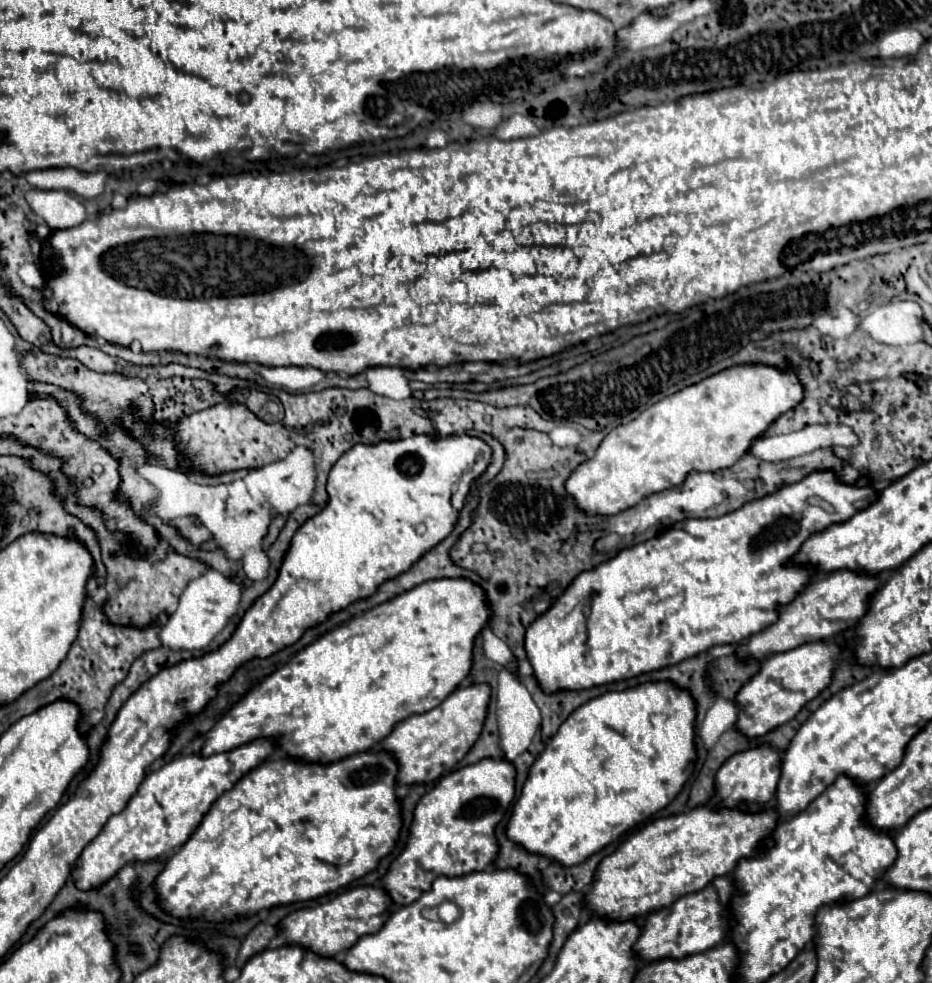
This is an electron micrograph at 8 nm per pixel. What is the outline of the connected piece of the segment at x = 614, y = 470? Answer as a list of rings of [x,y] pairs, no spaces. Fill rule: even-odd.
[[[738,365],[738,367],[732,367],[732,369],[724,369],[724,371],[720,371],[720,373],[712,375],[712,377],[708,377],[708,379],[696,383],[696,385],[690,385],[690,387],[686,387],[686,389],[682,389],[682,391],[670,395],[670,397],[664,397],[662,401],[658,401],[658,403],[654,403],[650,409],[646,409],[638,419],[614,427],[614,429],[602,439],[602,443],[598,445],[594,457],[592,457],[592,459],[586,459],[584,463],[580,463],[580,465],[570,473],[570,477],[568,477],[566,483],[564,483],[564,489],[566,489],[568,495],[574,497],[576,507],[578,507],[582,513],[586,513],[586,515],[616,515],[616,513],[620,513],[620,511],[624,511],[624,509],[628,509],[628,507],[634,507],[640,499],[644,499],[644,497],[648,497],[648,495],[652,495],[652,493],[658,493],[658,491],[670,489],[670,487],[674,487],[674,485],[680,485],[680,483],[686,479],[686,475],[688,475],[690,471],[718,471],[718,469],[724,469],[724,467],[732,467],[732,465],[748,451],[748,447],[752,445],[752,441],[758,439],[758,437],[766,431],[766,427],[768,427],[772,421],[776,421],[782,413],[794,409],[794,407],[802,401],[802,397],[804,397],[804,389],[802,389],[798,377],[794,377],[794,373],[782,373],[780,369],[770,369],[770,367],[764,367],[764,365]]]

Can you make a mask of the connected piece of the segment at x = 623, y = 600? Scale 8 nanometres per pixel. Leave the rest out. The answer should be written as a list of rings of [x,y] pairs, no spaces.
[[[824,471],[824,473],[812,473],[808,477],[804,477],[802,481],[794,483],[794,485],[786,485],[782,487],[778,493],[766,495],[762,499],[750,501],[744,507],[740,507],[738,511],[732,511],[728,515],[722,515],[718,519],[686,519],[676,523],[674,527],[670,527],[668,531],[664,531],[662,535],[648,539],[644,543],[638,543],[634,547],[622,549],[616,557],[600,563],[598,567],[578,575],[580,581],[584,581],[586,585],[580,589],[574,589],[574,583],[568,589],[568,597],[566,591],[554,601],[554,605],[544,611],[540,617],[536,617],[534,623],[530,623],[530,627],[526,629],[524,635],[524,651],[526,651],[526,659],[532,665],[534,677],[540,685],[540,689],[544,693],[558,693],[558,691],[580,691],[580,689],[592,689],[592,687],[600,687],[606,683],[616,683],[616,681],[624,681],[630,677],[638,677],[642,673],[650,673],[656,669],[664,669],[670,665],[676,665],[684,659],[690,659],[702,651],[708,651],[714,645],[738,645],[740,641],[744,641],[746,637],[766,629],[768,625],[772,625],[778,619],[776,607],[778,603],[790,603],[806,585],[806,581],[812,577],[812,569],[810,567],[800,567],[800,565],[788,565],[788,559],[798,553],[798,549],[802,547],[802,543],[816,531],[826,529],[832,523],[842,523],[846,519],[850,519],[856,513],[856,503],[864,501],[866,497],[870,497],[874,493],[874,489],[868,487],[856,487],[856,485],[848,485],[842,483],[832,471]]]

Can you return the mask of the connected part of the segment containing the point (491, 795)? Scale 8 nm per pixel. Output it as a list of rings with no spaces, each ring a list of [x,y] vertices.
[[[482,759],[474,765],[460,767],[440,779],[436,787],[432,787],[416,805],[414,819],[410,825],[408,841],[404,851],[390,863],[388,873],[382,877],[382,889],[390,895],[396,905],[410,905],[410,901],[418,899],[418,889],[428,889],[430,881],[438,875],[460,877],[462,873],[486,871],[490,869],[490,861],[494,861],[496,823],[510,811],[514,799],[514,777],[516,769],[512,763],[502,759]]]

